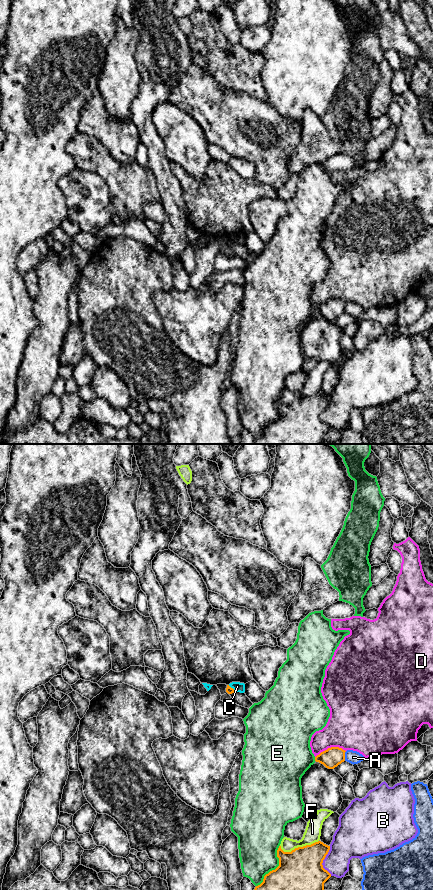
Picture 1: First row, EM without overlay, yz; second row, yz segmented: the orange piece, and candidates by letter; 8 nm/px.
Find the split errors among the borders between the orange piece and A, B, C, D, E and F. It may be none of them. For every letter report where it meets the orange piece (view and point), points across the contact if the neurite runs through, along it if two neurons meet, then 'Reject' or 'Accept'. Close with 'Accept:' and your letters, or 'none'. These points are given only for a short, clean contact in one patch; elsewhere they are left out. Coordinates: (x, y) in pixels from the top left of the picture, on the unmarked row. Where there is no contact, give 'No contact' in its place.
A: Touches orange at yz (344, 308). Reject
B: Touches orange at yz (322, 413). Reject
C: Touches orange at yz (232, 240). Boundary: yz (228, 237), (235, 242). Reject
D: Touches orange at yz (331, 299). Reject
E: Touches orange at yz (276, 420). Reject
F: Touches orange at yz (299, 399). Reject
Accept: none

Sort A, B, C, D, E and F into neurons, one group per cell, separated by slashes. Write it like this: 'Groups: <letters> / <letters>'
Groups: A / B / C / D / E / F

